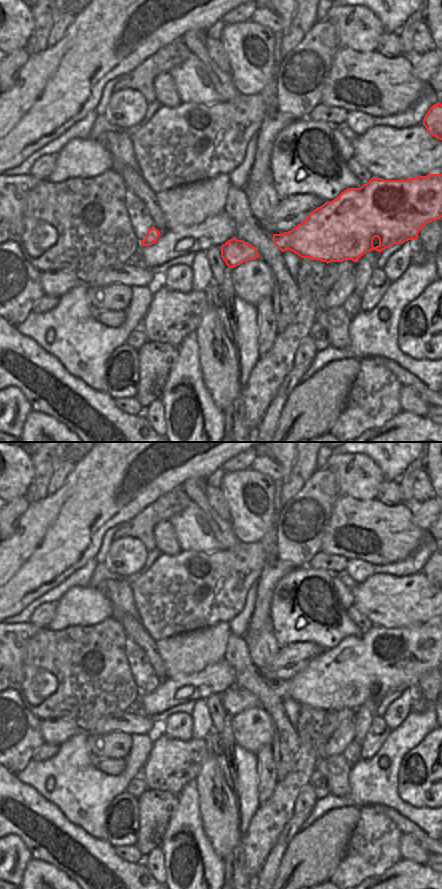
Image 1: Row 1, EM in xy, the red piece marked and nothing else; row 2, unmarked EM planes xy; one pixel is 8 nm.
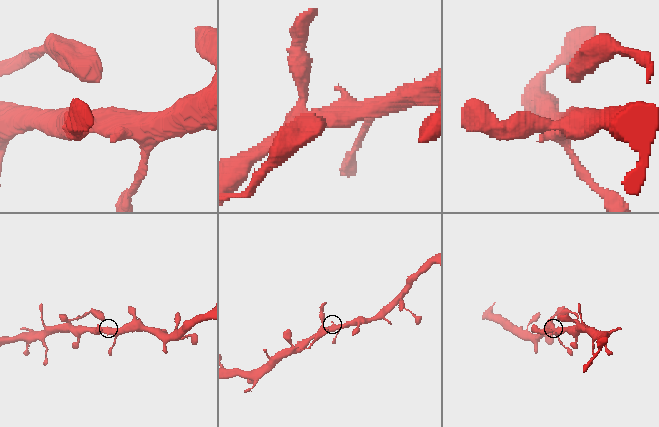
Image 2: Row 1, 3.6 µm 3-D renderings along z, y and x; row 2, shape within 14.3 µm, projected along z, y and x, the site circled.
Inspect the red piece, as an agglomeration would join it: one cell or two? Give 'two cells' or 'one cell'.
one cell

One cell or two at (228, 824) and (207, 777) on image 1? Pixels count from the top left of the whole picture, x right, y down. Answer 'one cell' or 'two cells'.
one cell

